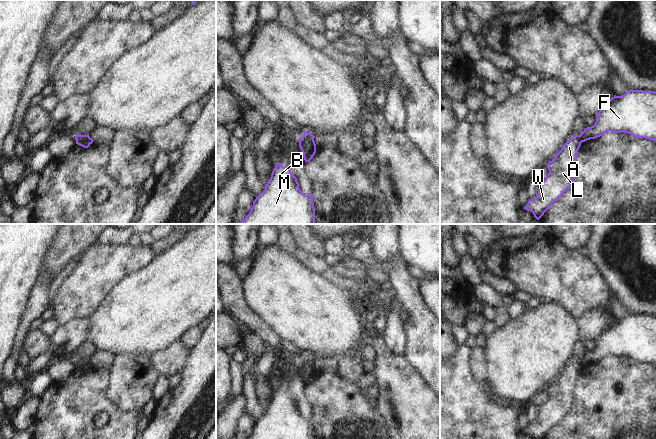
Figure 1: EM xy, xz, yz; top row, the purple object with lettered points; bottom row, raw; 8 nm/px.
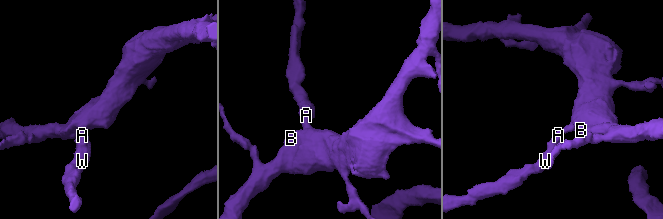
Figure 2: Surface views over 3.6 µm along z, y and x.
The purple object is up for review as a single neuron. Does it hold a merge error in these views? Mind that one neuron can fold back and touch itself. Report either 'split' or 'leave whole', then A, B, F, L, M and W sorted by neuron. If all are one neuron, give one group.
split; A L W / B F M

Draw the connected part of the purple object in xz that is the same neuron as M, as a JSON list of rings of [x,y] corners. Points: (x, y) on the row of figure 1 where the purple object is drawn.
[[[278,162],[265,190],[253,201],[249,214],[237,224],[315,224],[313,196],[303,194],[290,169]]]

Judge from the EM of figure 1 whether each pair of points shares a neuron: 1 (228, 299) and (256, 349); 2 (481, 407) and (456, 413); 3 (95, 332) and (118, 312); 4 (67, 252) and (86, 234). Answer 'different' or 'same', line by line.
1: different
2: same
3: same
4: same

